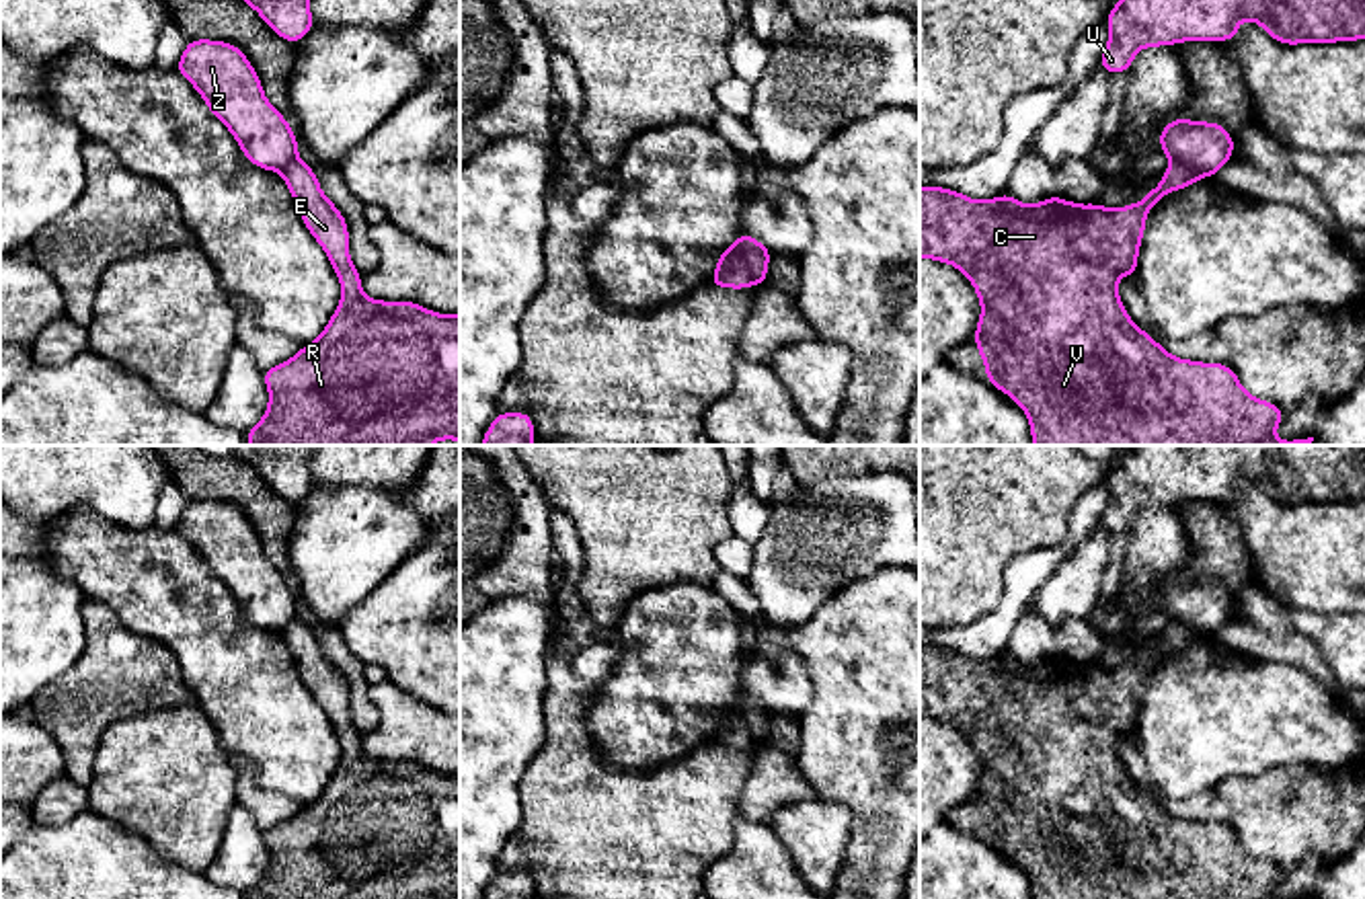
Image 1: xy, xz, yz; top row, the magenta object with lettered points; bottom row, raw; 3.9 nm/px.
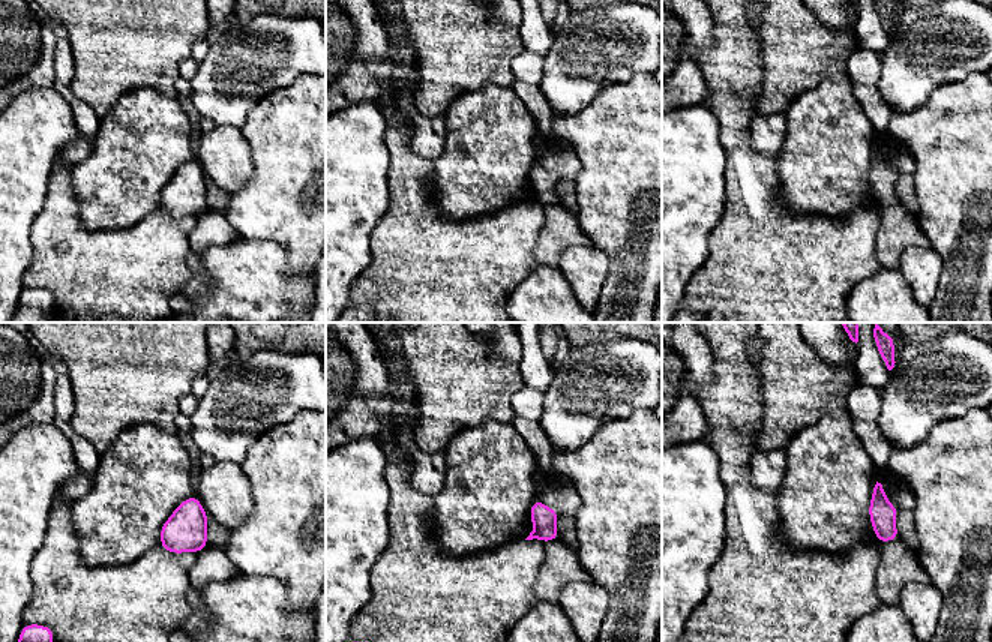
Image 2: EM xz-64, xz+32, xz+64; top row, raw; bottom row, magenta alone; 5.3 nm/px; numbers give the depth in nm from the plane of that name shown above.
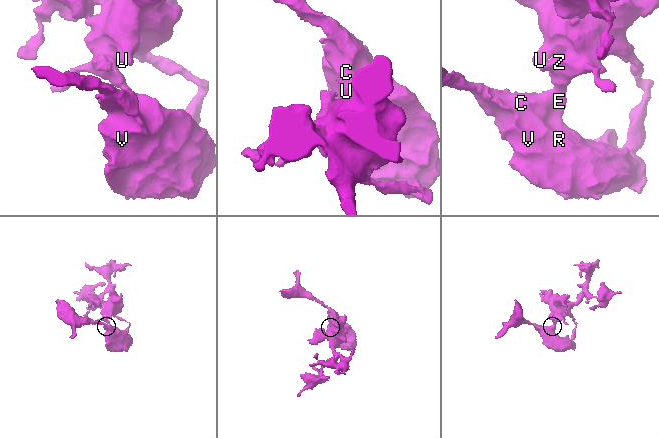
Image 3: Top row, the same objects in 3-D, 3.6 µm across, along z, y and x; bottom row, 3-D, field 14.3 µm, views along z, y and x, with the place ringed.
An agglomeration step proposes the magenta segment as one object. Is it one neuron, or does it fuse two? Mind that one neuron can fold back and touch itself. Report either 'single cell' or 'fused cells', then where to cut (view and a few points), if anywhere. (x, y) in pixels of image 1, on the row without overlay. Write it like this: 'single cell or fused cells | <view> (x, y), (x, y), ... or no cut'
fused cells | xz (737, 696), (756, 744)

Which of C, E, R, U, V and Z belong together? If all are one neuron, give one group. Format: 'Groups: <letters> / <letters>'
Groups: C E R V / U Z

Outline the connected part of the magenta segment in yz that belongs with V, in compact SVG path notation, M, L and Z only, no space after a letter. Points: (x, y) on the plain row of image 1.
M1172 622L1162 642L1133 665L1108 669L1071 663L1057 655L1026 665L1012 655L977 661L946 647L920 647L920 718L948 722L977 751L981 776L973 794L985 823L987 844L1006 852L1028 876L1032 899L1277 899L1285 870L1244 850L1225 823L1170 815L1127 774L1117 741L1137 737L1137 716L1147 671L1168 651L1205 638L1195 626Z

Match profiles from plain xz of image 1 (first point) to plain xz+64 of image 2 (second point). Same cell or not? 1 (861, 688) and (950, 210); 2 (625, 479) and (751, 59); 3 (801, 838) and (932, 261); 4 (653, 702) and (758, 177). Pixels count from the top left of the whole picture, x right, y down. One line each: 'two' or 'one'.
1: one
2: two
3: one
4: two

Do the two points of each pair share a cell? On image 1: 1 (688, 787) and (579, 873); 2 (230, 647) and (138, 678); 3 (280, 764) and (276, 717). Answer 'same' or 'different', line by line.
1: same
2: different
3: same

